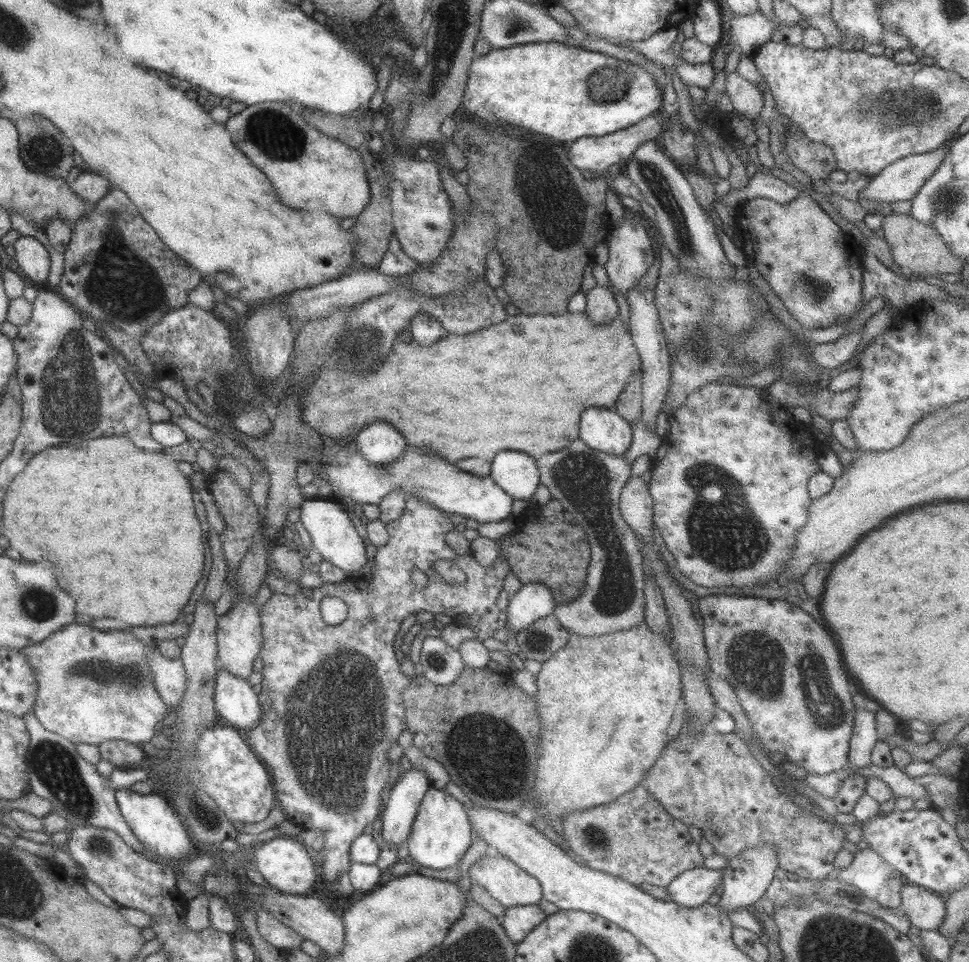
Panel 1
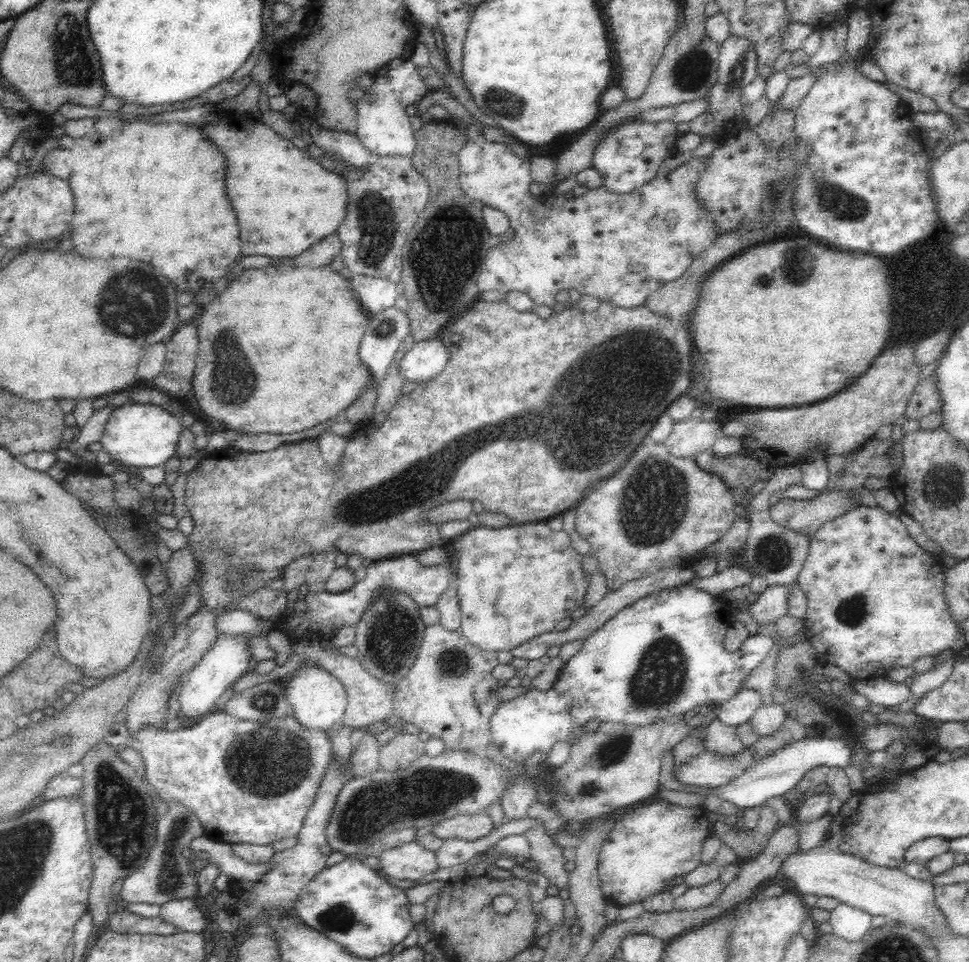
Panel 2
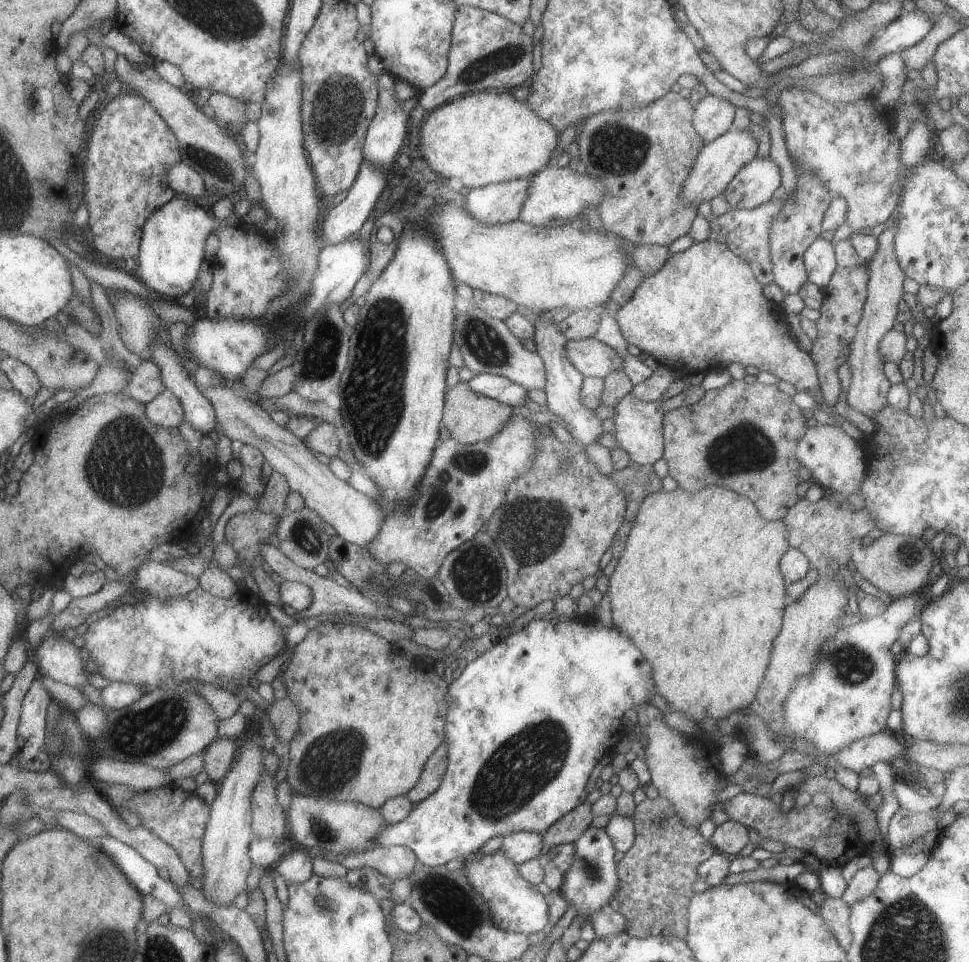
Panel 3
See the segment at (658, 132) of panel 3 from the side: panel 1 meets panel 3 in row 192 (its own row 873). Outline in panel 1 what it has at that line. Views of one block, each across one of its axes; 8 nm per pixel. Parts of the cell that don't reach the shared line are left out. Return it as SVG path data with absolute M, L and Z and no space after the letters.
M641 784L611 802L583 812L565 814L561 826L571 854L581 856L589 868L621 878L633 886L653 884L665 888L684 870L703 864L704 857L699 854L698 844L691 839L688 827L665 812L660 802L654 800Z

